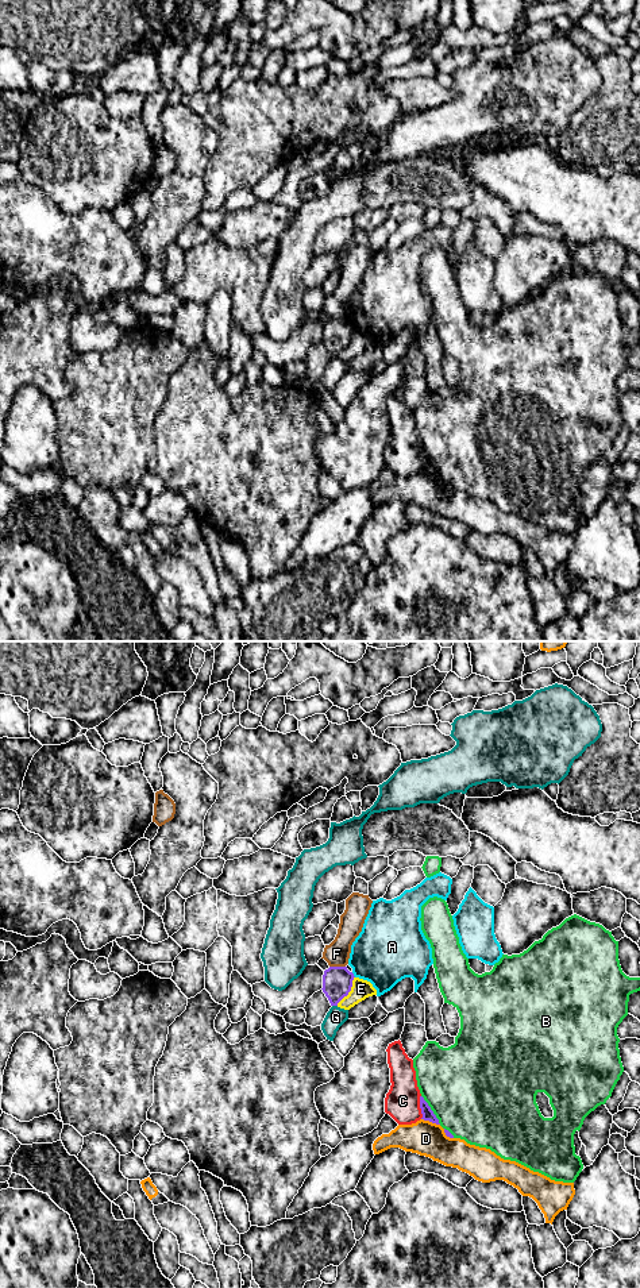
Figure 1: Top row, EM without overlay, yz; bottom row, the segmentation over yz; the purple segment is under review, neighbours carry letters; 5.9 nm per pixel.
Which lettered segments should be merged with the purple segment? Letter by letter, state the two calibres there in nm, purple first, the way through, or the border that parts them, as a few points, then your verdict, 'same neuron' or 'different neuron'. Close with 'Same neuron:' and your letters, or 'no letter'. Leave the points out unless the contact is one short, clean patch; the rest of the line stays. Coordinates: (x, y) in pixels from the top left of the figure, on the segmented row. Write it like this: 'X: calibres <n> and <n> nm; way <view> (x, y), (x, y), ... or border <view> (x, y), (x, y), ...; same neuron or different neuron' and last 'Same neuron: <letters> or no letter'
A: calibres 180 and 380 nm; border yz (351, 972), (355, 976); different neuron
B: calibres 70 and 500 nm; different neuron
C: calibres 70 and 200 nm; different neuron
D: calibres 70 and 200 nm; different neuron
E: calibres 180 and 120 nm; different neuron
F: calibres 180 and 150 nm; border yz (330, 966), (344, 967); different neuron
G: calibres 180 and 110 nm; border yz (332, 1005), (336, 1006); different neuron
Same neuron: no letter

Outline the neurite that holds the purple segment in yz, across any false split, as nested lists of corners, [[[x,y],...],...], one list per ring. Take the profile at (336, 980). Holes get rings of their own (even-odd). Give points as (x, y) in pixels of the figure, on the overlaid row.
[[[329,967],[323,975],[323,992],[328,998],[331,1006],[348,995],[352,987],[354,973],[347,967]]]

